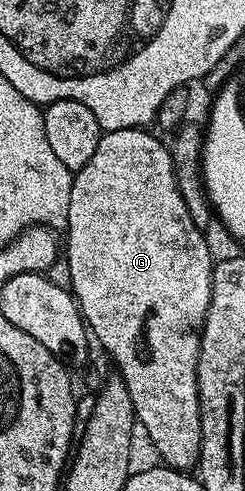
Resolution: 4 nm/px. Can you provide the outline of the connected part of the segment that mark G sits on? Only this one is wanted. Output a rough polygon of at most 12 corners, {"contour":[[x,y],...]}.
{"contour":[[102,132],[68,288],[158,458],[201,459],[215,264],[169,145]]}

